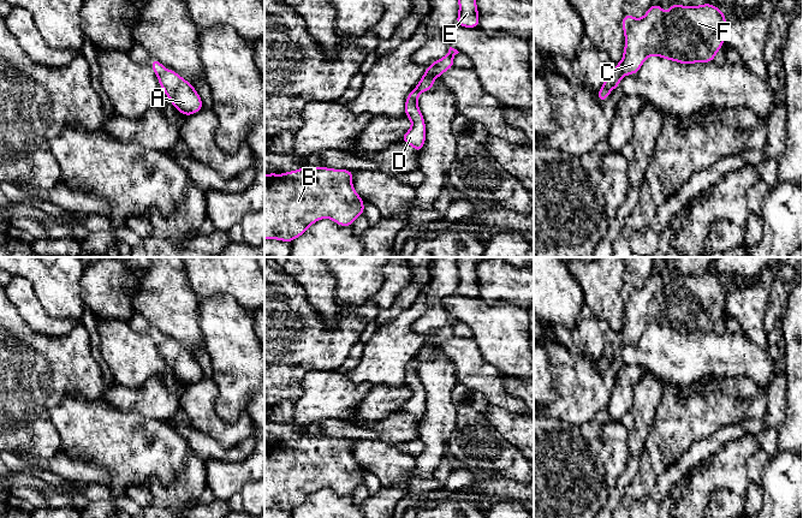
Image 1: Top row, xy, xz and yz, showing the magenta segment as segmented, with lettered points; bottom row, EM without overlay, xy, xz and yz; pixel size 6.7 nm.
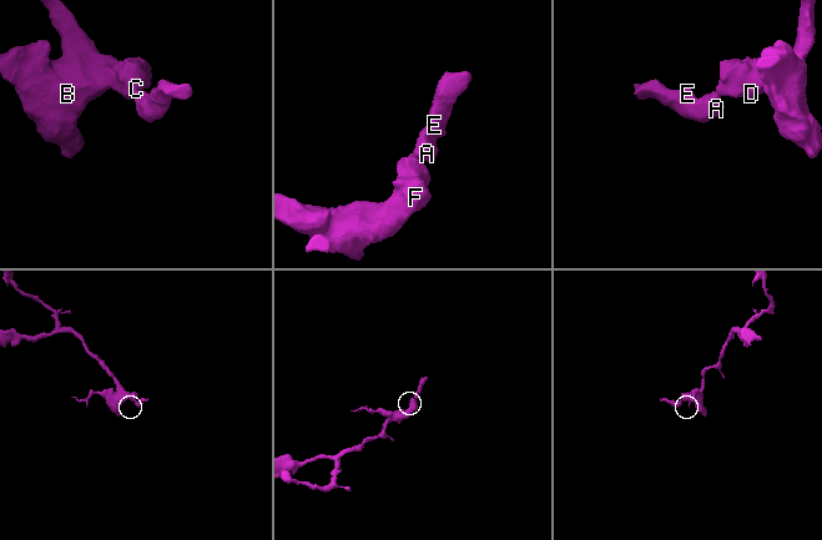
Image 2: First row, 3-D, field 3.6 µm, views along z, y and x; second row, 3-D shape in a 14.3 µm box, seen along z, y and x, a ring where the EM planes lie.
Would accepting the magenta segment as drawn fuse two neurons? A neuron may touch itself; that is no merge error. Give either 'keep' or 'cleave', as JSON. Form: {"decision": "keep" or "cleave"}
{"decision": "cleave"}

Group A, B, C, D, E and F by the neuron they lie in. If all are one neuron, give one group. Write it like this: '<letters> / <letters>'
A E / B C D F

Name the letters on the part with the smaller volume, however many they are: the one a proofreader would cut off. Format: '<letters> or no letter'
A, E

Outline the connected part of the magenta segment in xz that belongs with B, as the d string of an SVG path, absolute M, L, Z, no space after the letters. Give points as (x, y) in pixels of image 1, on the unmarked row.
M302 436L284 443L264 445L264 508L292 512L316 490L329 487L337 494L352 495L356 487L364 483L364 471L352 456L350 439L329 436Z

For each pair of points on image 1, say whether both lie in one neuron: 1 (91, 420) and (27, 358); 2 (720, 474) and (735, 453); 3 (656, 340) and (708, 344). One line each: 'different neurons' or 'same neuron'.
1: different neurons
2: same neuron
3: same neuron

